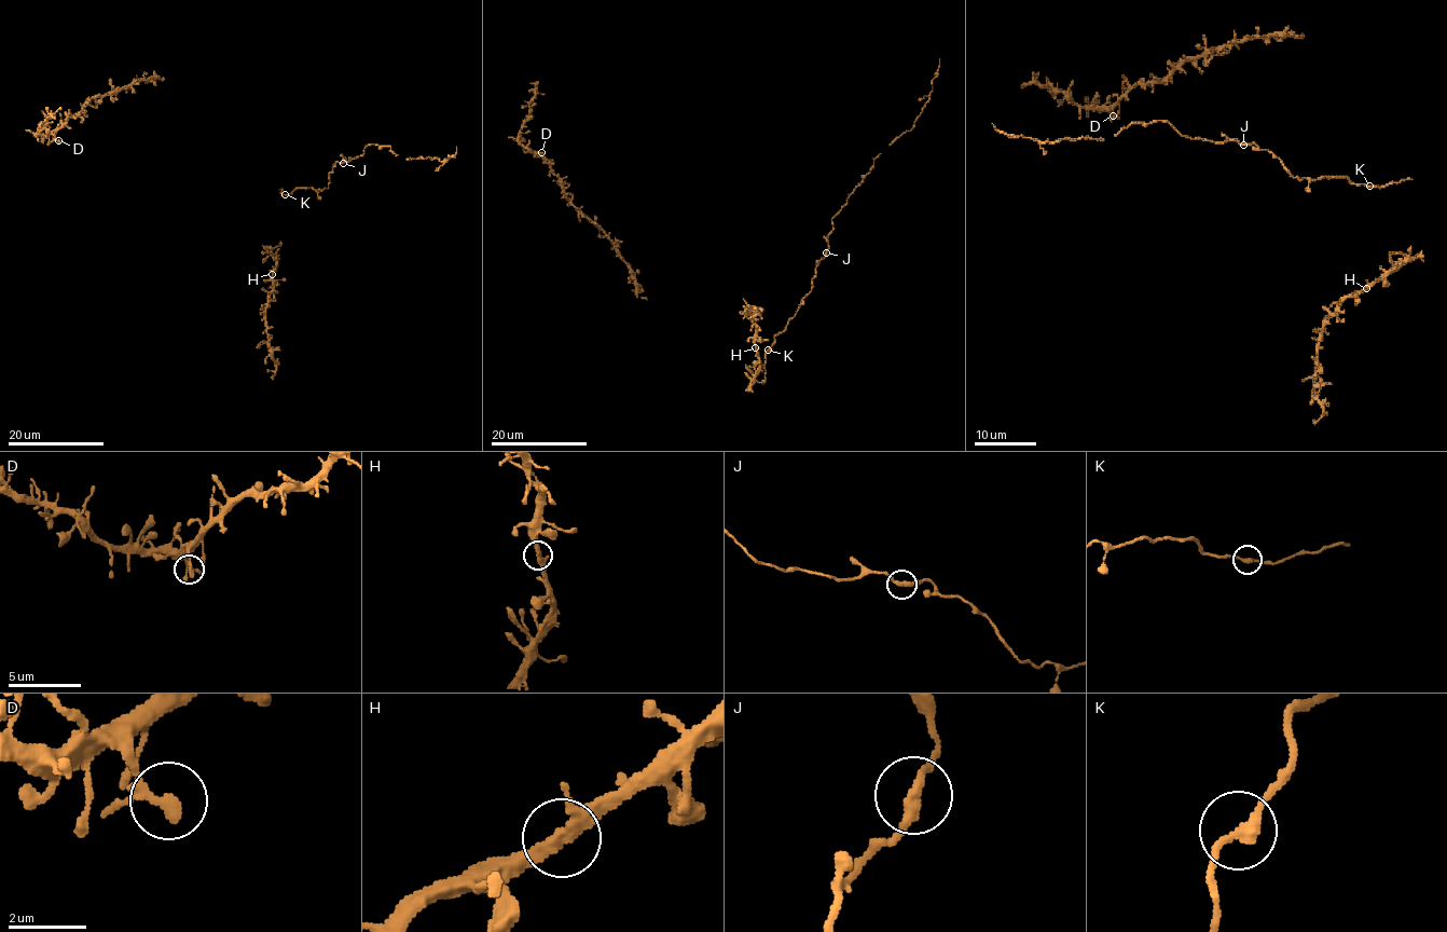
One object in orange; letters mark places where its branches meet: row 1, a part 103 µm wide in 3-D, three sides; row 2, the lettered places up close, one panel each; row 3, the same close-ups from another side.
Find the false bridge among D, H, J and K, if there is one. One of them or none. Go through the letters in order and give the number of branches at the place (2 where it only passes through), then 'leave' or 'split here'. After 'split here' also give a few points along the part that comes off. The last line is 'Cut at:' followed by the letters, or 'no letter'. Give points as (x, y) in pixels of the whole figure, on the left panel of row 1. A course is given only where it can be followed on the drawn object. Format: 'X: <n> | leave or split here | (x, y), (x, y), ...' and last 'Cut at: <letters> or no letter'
D: 2 | leave
H: 3 | leave
J: 2 | leave
K: 2 | leave
Cut at: no letter

